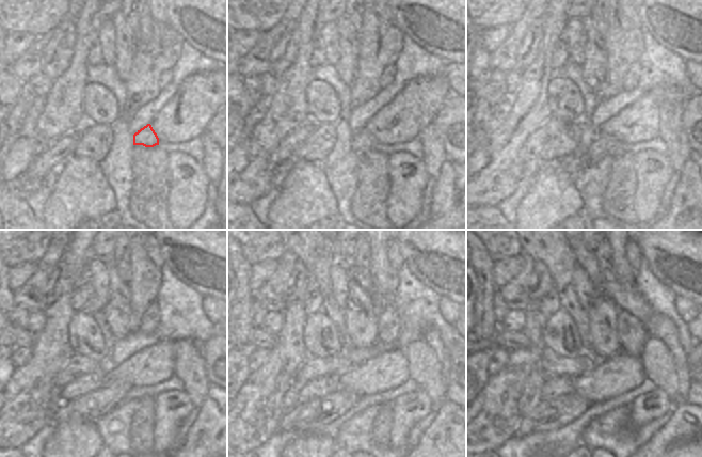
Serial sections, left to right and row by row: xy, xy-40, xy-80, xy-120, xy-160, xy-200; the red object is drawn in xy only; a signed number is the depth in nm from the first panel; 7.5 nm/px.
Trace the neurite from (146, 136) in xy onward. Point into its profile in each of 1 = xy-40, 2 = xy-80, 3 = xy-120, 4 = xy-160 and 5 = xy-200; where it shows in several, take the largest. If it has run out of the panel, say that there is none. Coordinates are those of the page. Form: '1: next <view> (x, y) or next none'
1: next xy-40 (364, 141)
2: next xy-80 (602, 144)
3: next xy-120 (90, 407)
4: next xy-160 (309, 415)
5: next xy-200 (548, 415)

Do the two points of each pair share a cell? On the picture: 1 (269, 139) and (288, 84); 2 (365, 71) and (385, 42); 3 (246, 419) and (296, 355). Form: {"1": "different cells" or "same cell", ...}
{"1": "same cell", "2": "same cell", "3": "same cell"}

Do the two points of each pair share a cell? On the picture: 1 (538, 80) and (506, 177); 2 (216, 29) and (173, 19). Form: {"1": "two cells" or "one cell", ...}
{"1": "one cell", "2": "one cell"}

